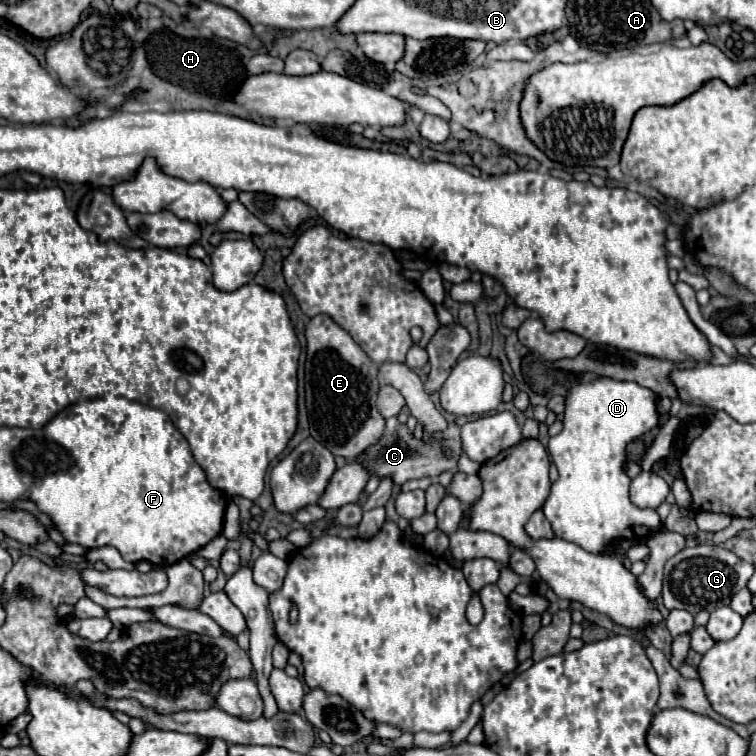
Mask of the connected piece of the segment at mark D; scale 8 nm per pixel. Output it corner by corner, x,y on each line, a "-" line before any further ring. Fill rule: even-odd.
597,379
593,383
577,383
567,395
567,409
563,419
563,431
549,439
547,451
559,469
559,479
551,485
551,493
543,505
543,513
549,519
555,535
565,541
575,541
589,553
601,553
613,539
645,539
661,529
661,519
655,509
639,509
629,501
629,477
623,471
625,447
635,437
657,427
655,393
615,379

